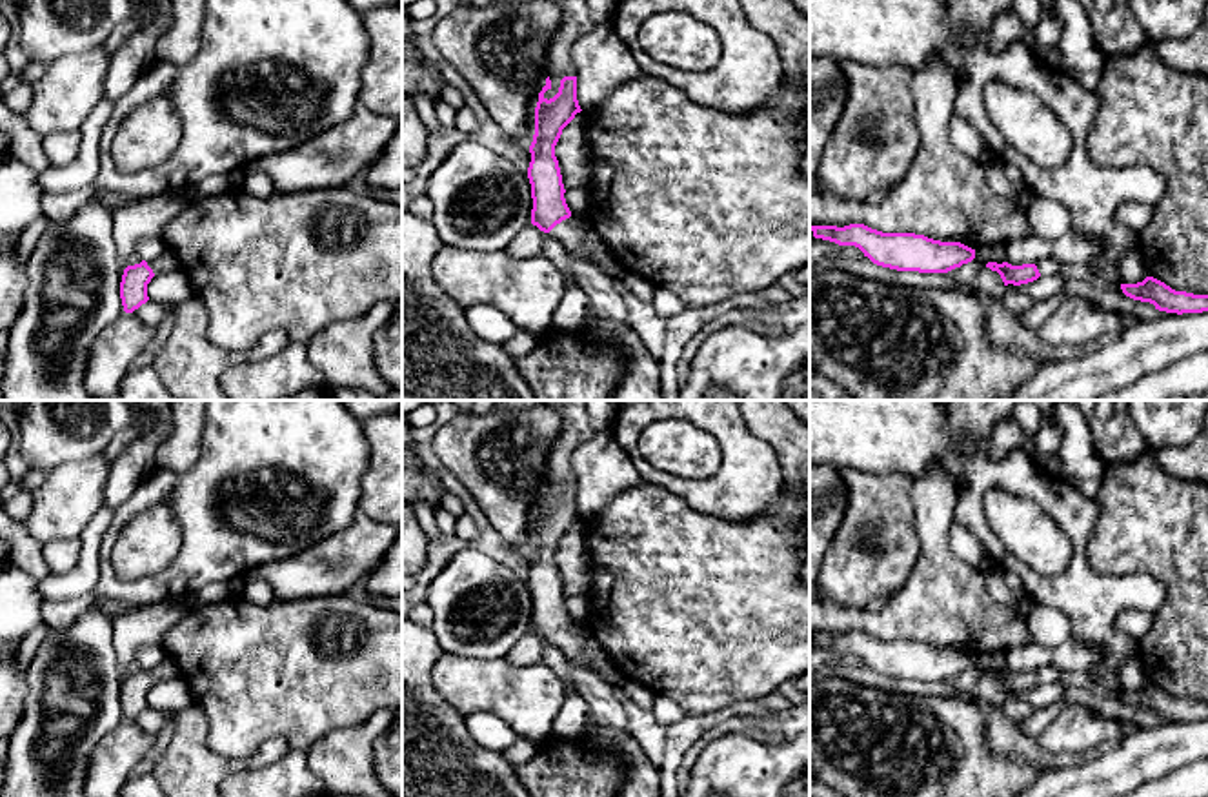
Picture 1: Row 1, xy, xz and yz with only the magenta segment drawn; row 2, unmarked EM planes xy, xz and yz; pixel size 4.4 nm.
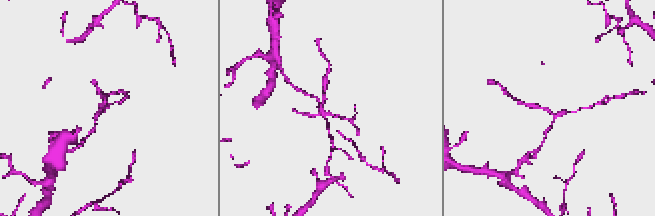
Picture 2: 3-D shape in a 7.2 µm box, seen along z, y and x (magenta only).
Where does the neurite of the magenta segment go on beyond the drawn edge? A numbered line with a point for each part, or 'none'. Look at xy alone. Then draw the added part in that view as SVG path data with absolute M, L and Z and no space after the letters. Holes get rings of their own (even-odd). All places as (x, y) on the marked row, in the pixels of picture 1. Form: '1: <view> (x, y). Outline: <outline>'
1: xy (166, 261). Outline: M169 249L146 260L155 275L180 269L176 255Z

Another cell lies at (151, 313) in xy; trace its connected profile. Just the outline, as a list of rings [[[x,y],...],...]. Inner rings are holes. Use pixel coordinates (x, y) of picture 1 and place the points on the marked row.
[[[147,300],[133,315],[147,328],[156,328],[167,315],[171,315],[171,304]]]

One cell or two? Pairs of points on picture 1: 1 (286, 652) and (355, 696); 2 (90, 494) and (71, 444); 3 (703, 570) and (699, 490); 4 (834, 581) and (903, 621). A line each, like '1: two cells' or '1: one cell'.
1: one cell
2: two cells
3: two cells
4: two cells

